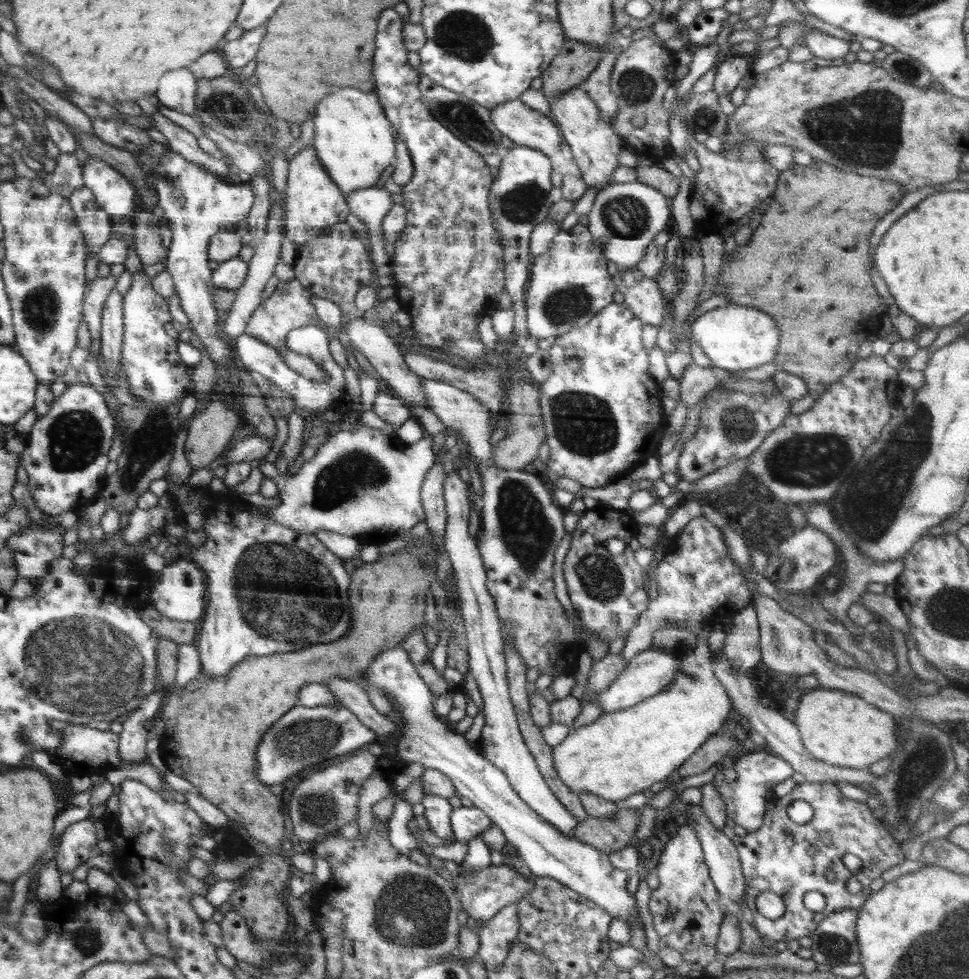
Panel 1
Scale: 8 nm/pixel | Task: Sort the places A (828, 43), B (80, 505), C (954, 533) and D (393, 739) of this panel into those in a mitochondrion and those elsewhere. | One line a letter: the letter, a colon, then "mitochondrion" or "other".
A: other
B: other
C: other
D: other

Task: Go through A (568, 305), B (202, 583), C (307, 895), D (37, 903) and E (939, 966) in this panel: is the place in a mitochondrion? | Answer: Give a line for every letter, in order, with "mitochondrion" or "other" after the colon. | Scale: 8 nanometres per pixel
A: mitochondrion
B: other
C: other
D: other
E: mitochondrion

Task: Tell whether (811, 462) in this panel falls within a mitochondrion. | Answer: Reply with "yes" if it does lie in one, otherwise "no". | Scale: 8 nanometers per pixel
yes

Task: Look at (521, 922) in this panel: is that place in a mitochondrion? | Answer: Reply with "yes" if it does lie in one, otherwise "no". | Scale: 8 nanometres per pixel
no

